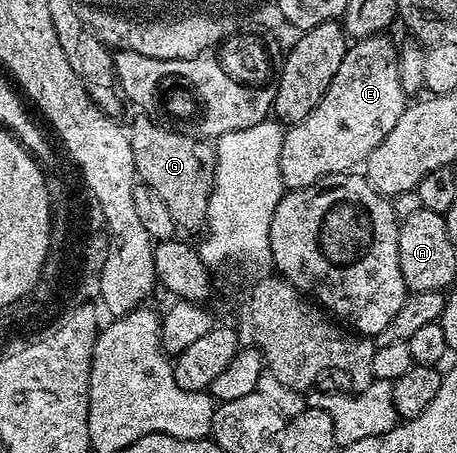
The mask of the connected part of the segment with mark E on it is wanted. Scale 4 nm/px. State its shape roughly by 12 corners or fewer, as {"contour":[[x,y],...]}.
{"contour":[[354,40],[285,129],[287,189],[365,165],[408,97],[398,49]]}

